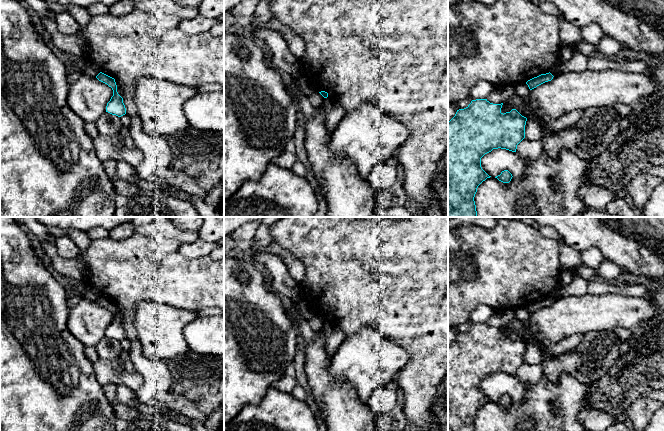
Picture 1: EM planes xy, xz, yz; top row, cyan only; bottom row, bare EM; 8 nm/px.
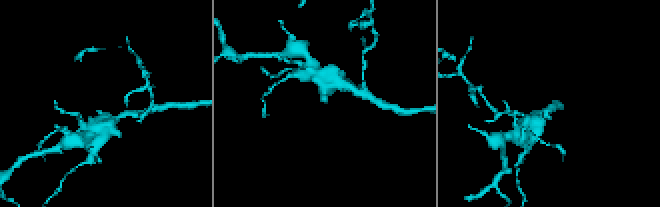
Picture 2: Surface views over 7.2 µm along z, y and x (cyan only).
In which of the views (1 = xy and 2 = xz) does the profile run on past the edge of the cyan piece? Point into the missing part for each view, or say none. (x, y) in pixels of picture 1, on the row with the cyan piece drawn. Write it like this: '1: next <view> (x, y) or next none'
1: next none
2: next none

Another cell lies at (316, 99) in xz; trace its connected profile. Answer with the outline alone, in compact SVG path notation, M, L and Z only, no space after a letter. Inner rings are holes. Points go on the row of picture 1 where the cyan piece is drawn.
M315 92L308 98L314 108L320 107L324 102L324 97L319 92Z

